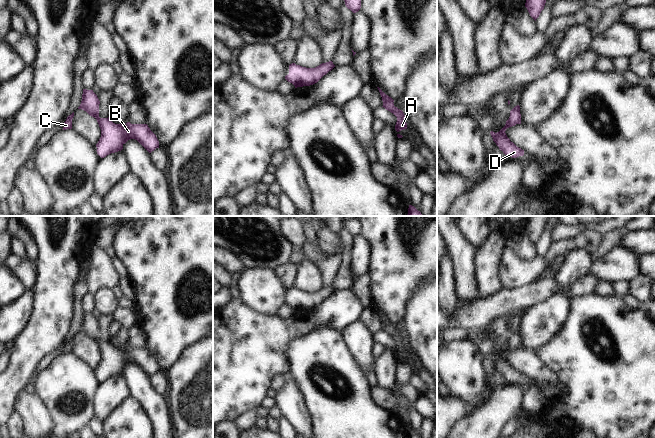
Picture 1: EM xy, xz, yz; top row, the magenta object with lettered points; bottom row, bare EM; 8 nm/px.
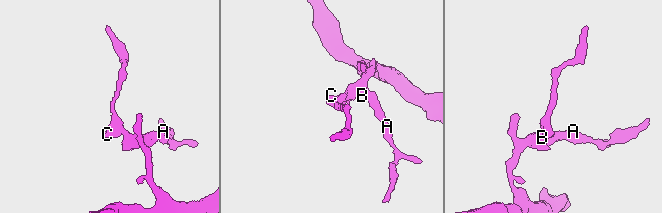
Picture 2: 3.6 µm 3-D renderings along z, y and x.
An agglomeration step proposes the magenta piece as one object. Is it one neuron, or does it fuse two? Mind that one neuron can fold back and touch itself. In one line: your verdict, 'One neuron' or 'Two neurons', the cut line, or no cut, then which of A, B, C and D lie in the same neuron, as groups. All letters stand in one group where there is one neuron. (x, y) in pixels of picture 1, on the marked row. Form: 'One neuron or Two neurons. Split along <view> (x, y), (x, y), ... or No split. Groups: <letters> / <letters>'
One neuron. No split. Groups: A B C D.

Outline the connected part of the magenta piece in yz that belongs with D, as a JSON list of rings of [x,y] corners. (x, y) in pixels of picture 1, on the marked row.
[[[515,106],[510,111],[510,117],[506,121],[505,126],[497,133],[491,131],[490,134],[493,138],[493,141],[499,147],[499,149],[507,156],[512,158],[517,158],[524,155],[524,150],[517,147],[510,139],[507,137],[505,131],[507,128],[515,126],[516,124],[521,124],[521,114],[520,106]]]

